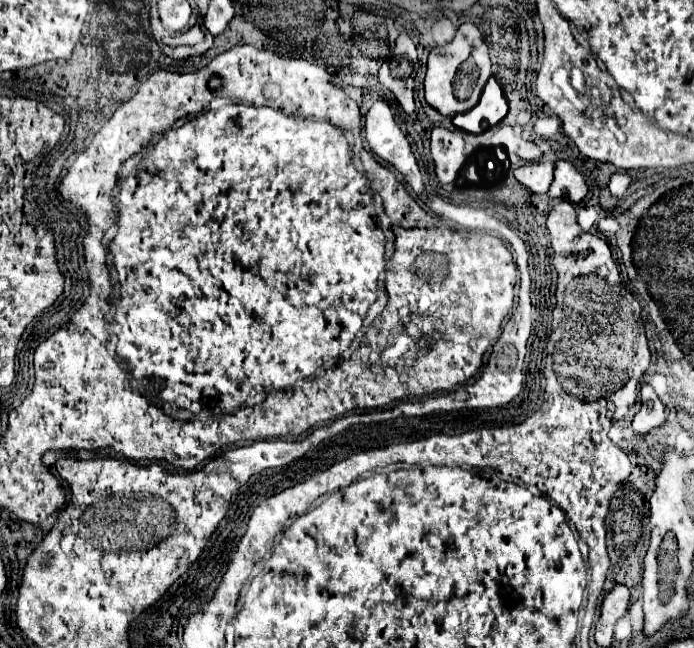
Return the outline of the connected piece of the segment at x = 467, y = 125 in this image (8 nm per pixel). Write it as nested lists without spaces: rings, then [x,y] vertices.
[[[494,77],[488,79],[482,97],[474,109],[468,113],[456,115],[452,121],[458,129],[468,131],[468,133],[482,133],[494,125],[498,125],[508,113],[508,101]]]

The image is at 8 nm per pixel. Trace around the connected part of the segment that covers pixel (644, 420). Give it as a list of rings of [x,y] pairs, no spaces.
[[[648,383],[642,385],[640,399],[642,399],[642,405],[640,405],[640,411],[634,415],[632,429],[636,433],[646,433],[646,431],[662,425],[666,419],[666,413],[664,413],[662,401],[658,399],[658,395],[654,393],[654,389]]]

